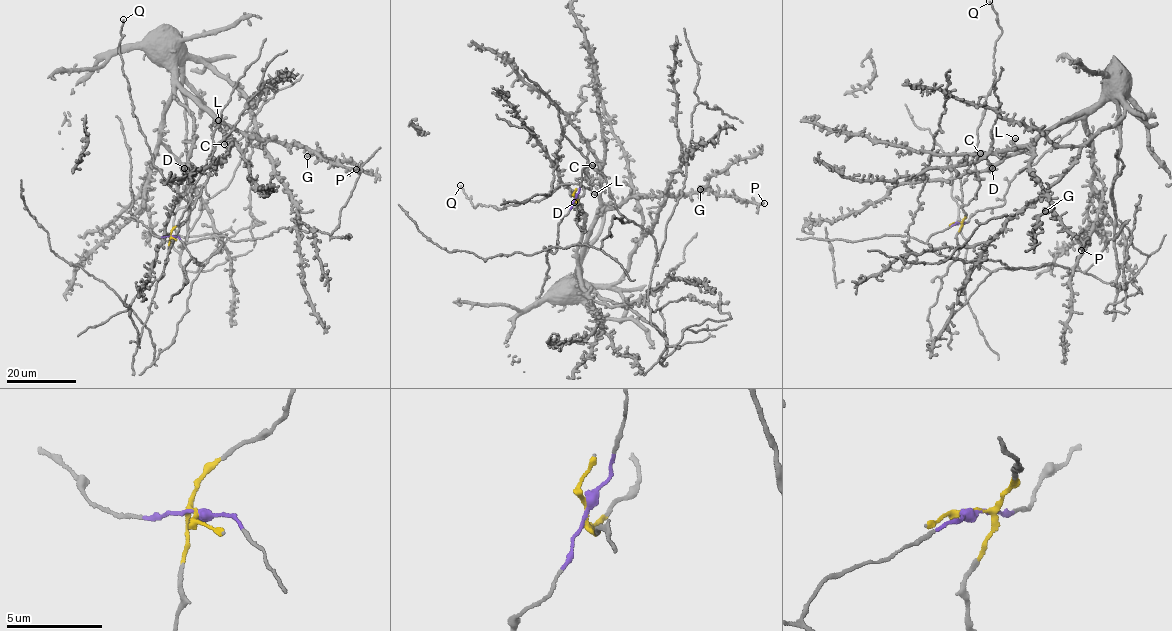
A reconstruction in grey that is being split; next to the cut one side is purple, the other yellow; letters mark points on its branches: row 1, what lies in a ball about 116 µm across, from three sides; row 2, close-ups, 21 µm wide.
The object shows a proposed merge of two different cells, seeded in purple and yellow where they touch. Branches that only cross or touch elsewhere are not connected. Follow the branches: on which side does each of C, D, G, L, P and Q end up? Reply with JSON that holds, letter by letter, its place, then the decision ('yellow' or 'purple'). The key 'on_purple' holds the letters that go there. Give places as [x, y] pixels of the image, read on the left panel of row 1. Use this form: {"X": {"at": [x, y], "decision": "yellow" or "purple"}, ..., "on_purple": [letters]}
{"C": {"at": [224, 144], "decision": "purple"}, "D": {"at": [184, 168], "decision": "purple"}, "G": {"at": [307, 156], "decision": "purple"}, "L": {"at": [218, 120], "decision": "purple"}, "P": {"at": [356, 169], "decision": "purple"}, "Q": {"at": [123, 19], "decision": "yellow"}, "on_purple": ["C", "D", "G", "L", "P"]}

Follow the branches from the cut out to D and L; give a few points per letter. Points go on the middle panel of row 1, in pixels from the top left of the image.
D: (575, 199), (588, 165), (652, 236), (647, 295), (665, 338), (580, 281), (585, 220), (573, 203)
L: (575, 199), (588, 165), (652, 236), (647, 295), (665, 338), (581, 282), (594, 194)

